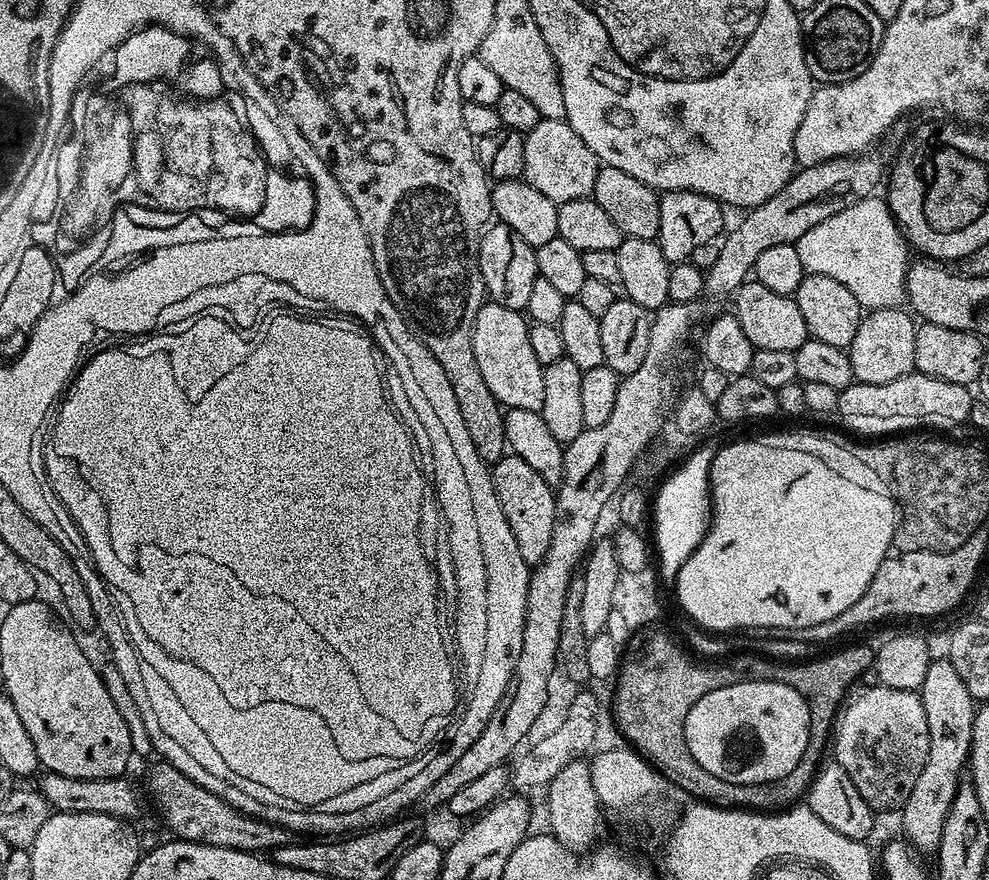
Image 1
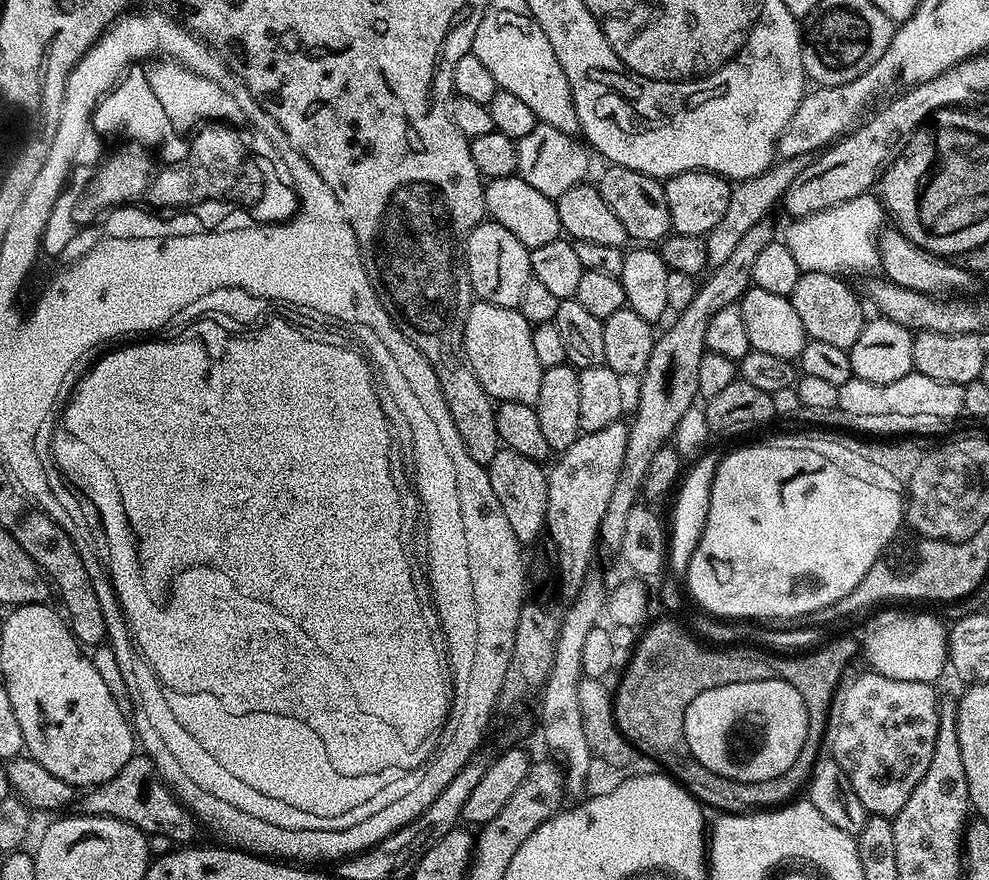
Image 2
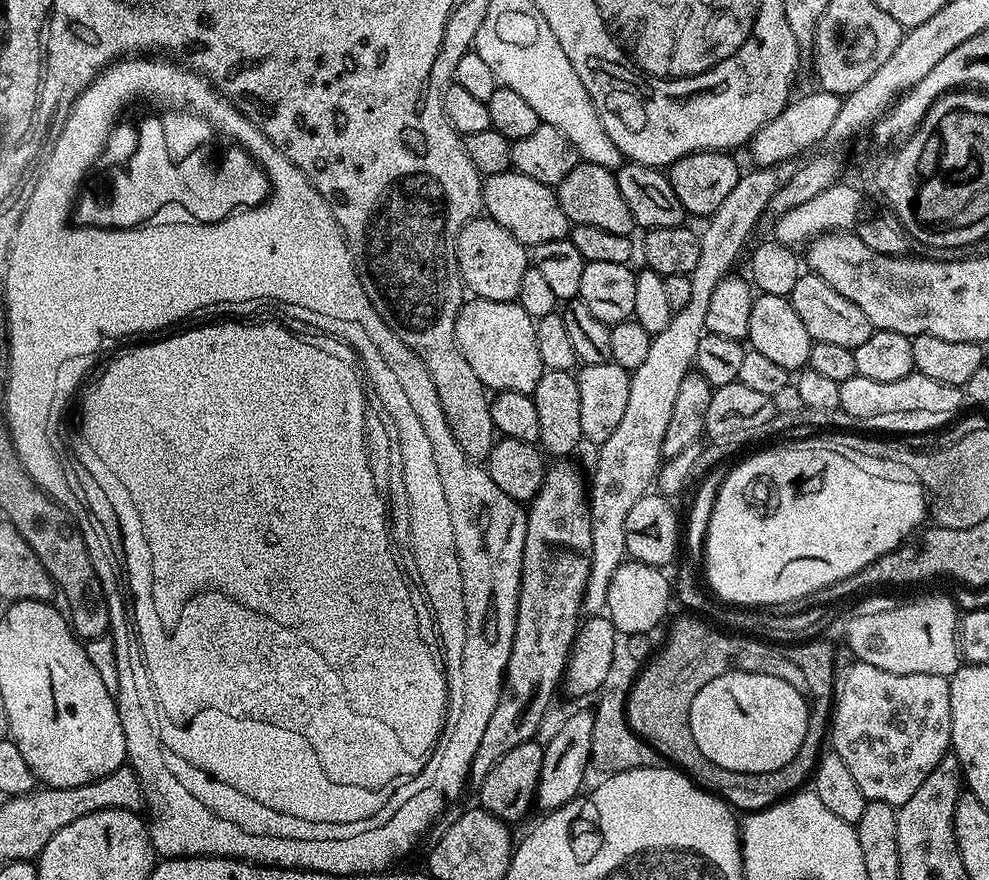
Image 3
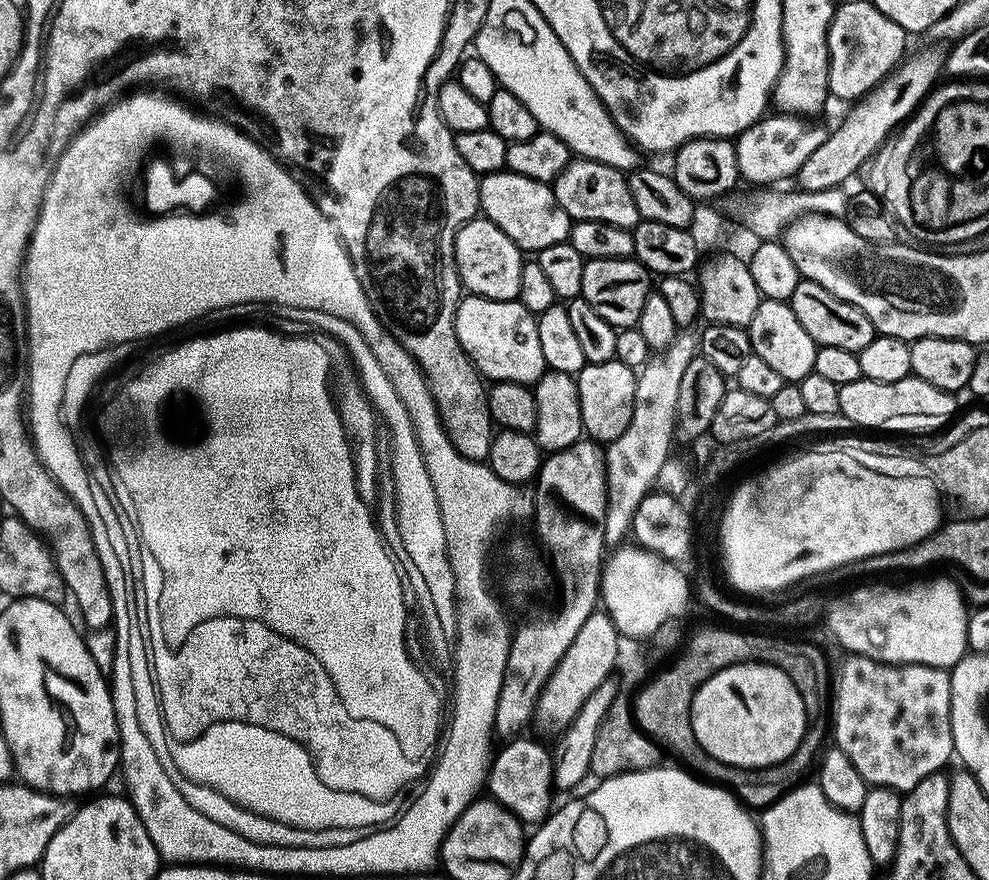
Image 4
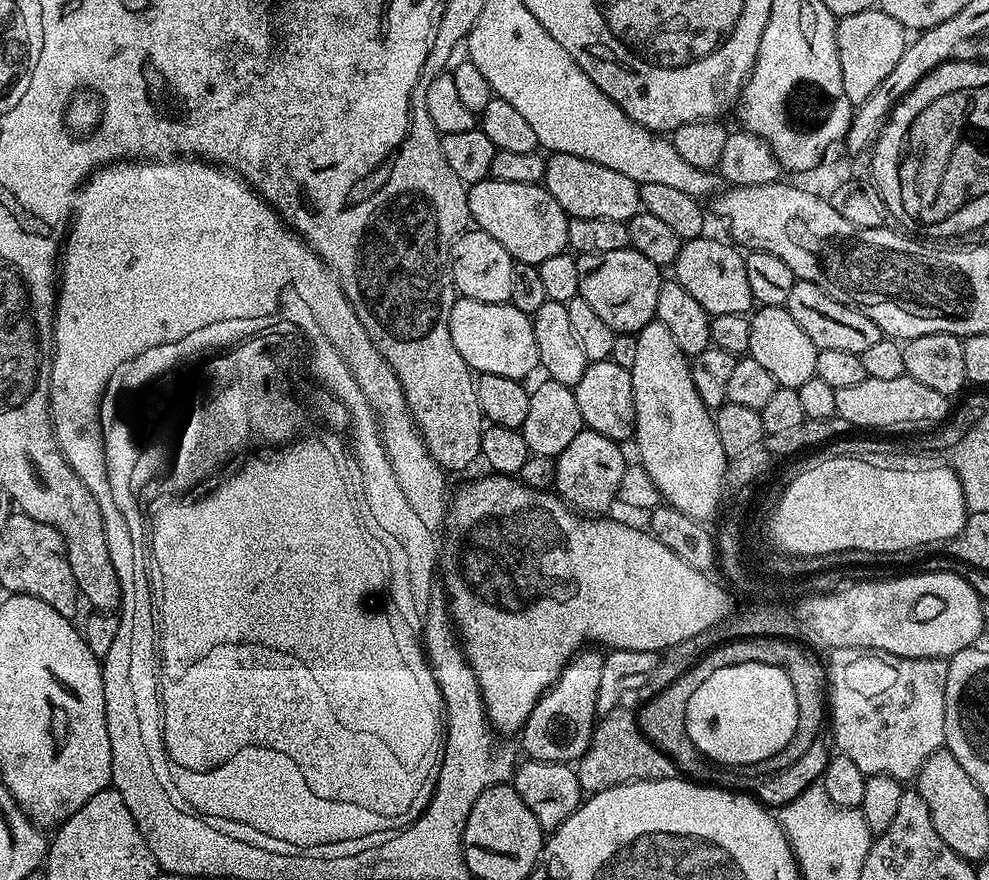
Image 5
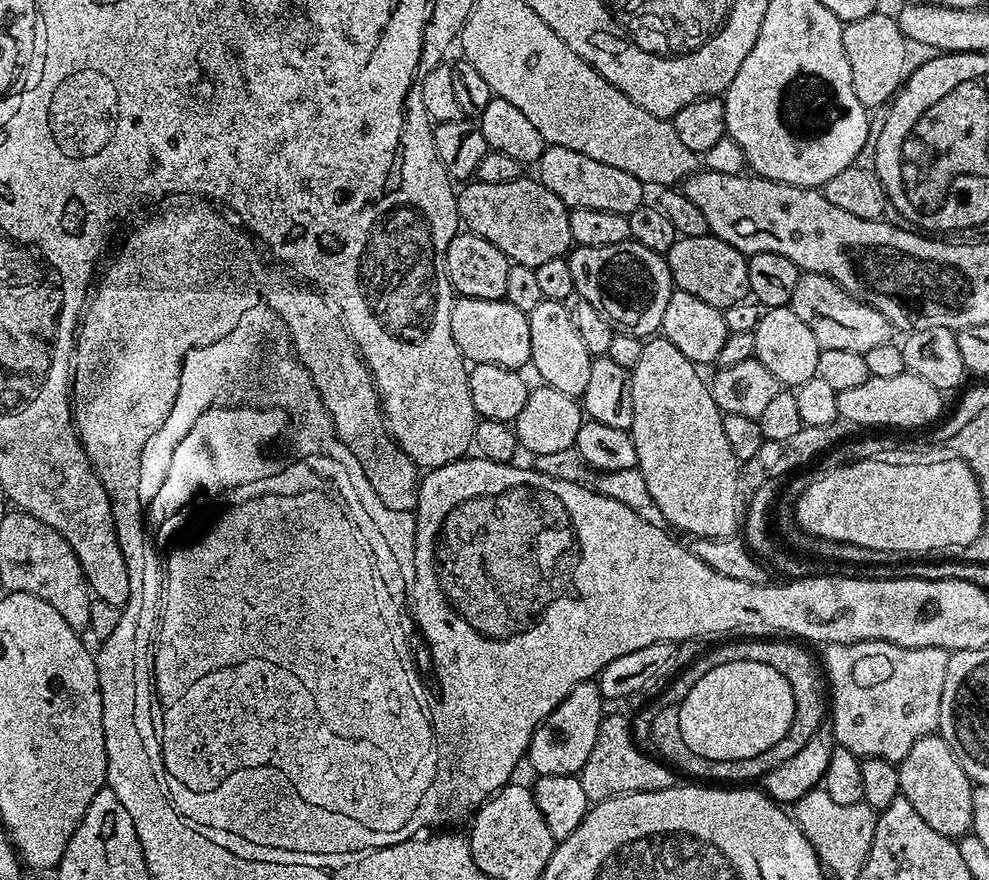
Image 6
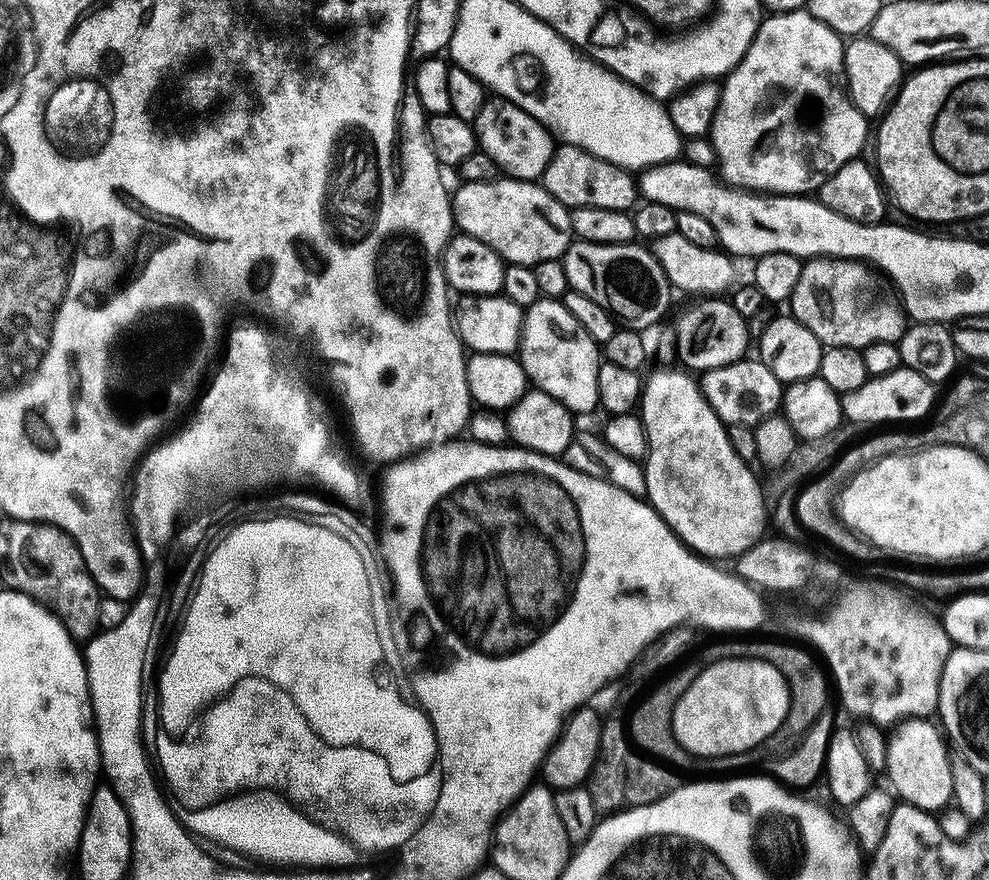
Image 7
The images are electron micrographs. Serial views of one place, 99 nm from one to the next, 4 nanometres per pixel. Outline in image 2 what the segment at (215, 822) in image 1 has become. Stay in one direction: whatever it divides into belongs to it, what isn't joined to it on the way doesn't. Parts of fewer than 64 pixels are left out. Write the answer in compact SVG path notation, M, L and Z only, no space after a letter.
M134 754L114 778L105 784L97 784L85 791L79 811L85 816L109 816L127 824L133 824L149 837L166 836L169 841L184 846L196 836L198 821L179 800L176 793L164 783L156 770L156 763L147 754Z

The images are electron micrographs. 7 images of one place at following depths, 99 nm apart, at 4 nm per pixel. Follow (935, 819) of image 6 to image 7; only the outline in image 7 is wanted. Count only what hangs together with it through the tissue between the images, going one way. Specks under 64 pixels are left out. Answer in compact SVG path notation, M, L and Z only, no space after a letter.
M909 718L903 721L895 729L897 732L893 736L891 734L887 741L886 768L888 768L888 780L892 783L891 791L903 803L912 804L924 812L936 814L953 803L952 766L954 760L953 757L948 757L950 748L941 729L935 723L932 725L932 722L928 718Z

